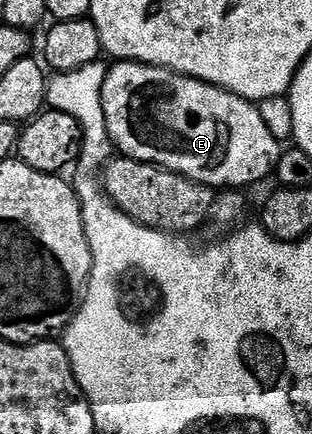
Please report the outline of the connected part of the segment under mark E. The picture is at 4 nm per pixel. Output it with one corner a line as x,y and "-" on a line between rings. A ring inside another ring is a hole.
114,61
109,66
109,71
103,84
101,93
103,100
103,112
107,116
107,128
109,137
112,138
114,147
124,157
134,158
140,162
150,162
153,166
160,166
163,170
170,170
176,174
182,174
185,178
190,178
196,182
202,182
205,186
214,188
245,188
241,186
253,186
256,182
261,182
265,177
274,173
277,159
283,153
282,143
271,136
271,132
263,124
263,119
259,116
256,105
247,98
240,98
237,94
232,94
230,90
224,90
221,86
213,86
209,82
200,82
198,78
189,78
185,74
177,74
174,70
165,70
161,66
149,66
146,62
123,62

